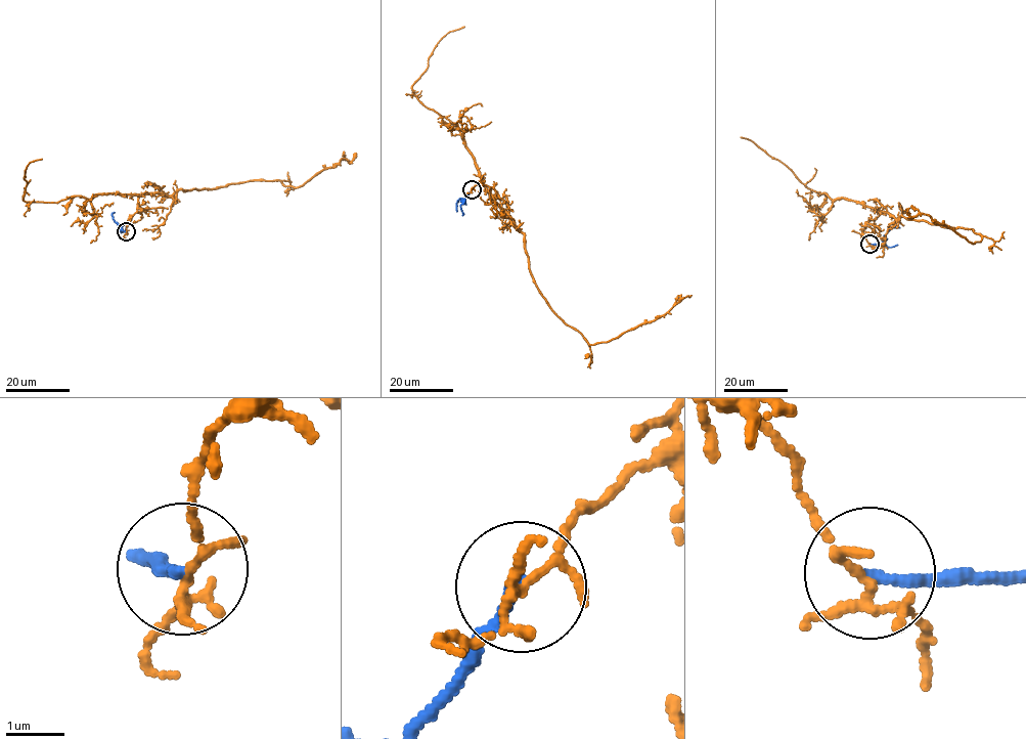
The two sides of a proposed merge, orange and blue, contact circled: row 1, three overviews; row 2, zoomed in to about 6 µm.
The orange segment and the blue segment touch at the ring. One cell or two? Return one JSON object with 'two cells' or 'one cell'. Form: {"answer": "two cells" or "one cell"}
{"answer": "two cells"}

